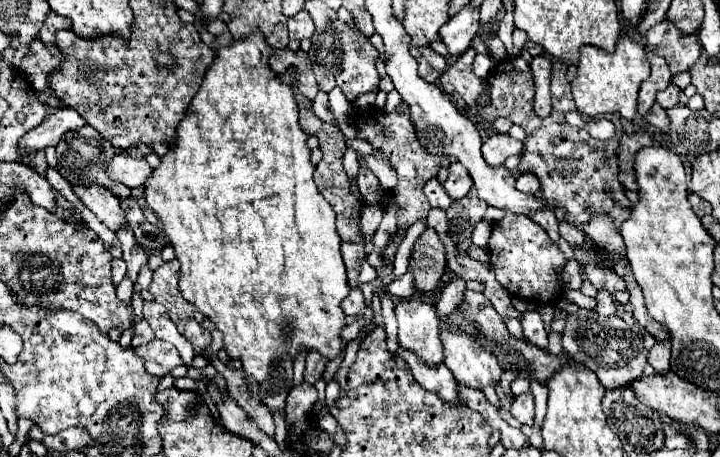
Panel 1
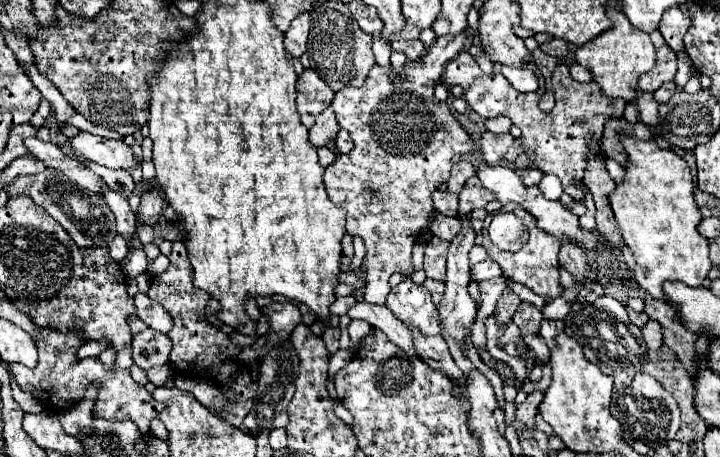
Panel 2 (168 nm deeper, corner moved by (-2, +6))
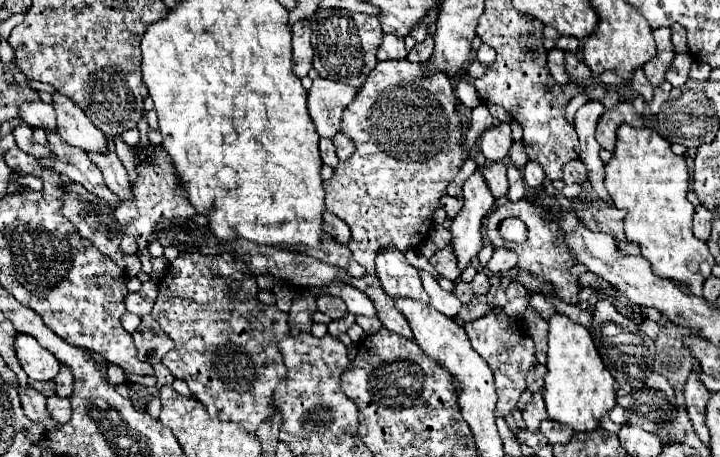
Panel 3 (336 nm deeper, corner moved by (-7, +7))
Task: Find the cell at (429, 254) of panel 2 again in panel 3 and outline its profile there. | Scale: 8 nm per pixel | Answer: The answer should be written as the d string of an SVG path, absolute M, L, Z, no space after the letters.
M447 246L447 248L443 248L443 250L437 250L431 258L429 258L429 262L433 264L433 268L441 274L441 276L445 276L445 278L449 278L449 280L457 280L459 278L459 274L461 274L461 268L457 268L457 258L455 258L455 252L453 252L453 248L451 246Z

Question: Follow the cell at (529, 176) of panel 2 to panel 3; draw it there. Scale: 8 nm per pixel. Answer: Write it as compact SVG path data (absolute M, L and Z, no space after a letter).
M527 162L527 166L523 168L525 184L531 186L531 188L539 188L543 184L543 178L545 178L545 172L539 166L539 162Z

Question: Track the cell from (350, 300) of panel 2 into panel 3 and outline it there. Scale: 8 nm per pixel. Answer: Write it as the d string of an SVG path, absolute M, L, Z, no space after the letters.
M319 296L317 298L317 310L331 316L333 320L339 320L347 312L347 306L337 296Z

